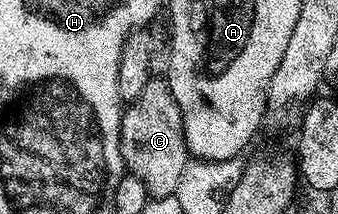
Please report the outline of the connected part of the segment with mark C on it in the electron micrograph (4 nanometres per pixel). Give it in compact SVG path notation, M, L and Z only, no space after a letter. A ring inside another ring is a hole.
M152 79L140 91L135 101L123 108L120 123L120 151L126 164L126 173L143 184L151 198L173 197L188 164L188 150L184 139L182 112L172 99L169 83Z

